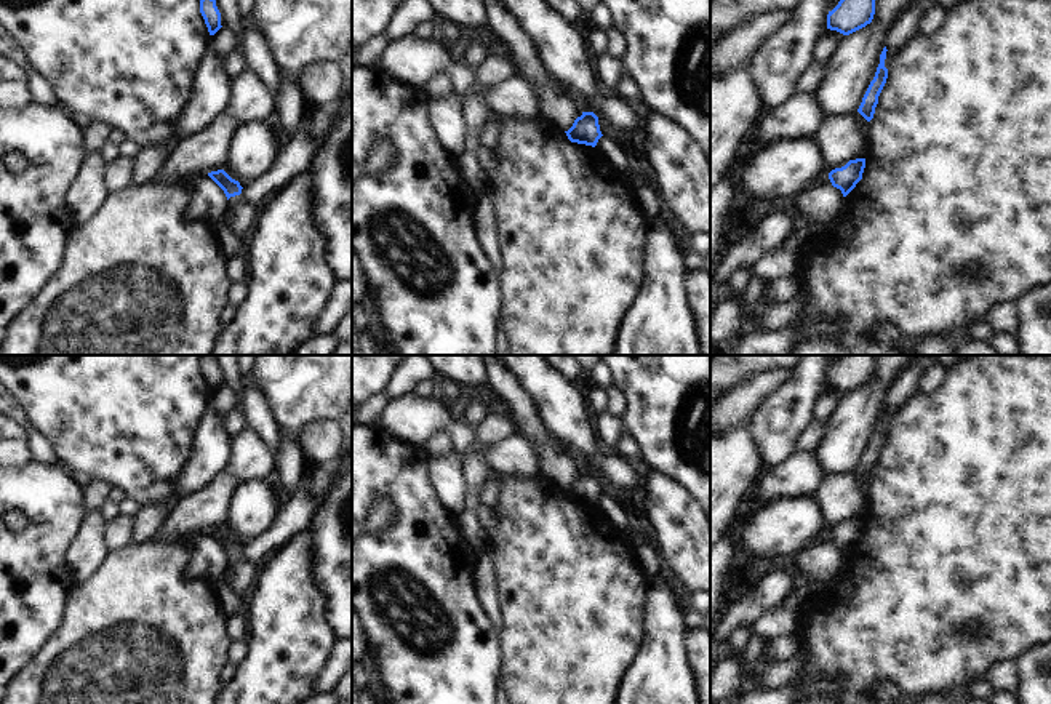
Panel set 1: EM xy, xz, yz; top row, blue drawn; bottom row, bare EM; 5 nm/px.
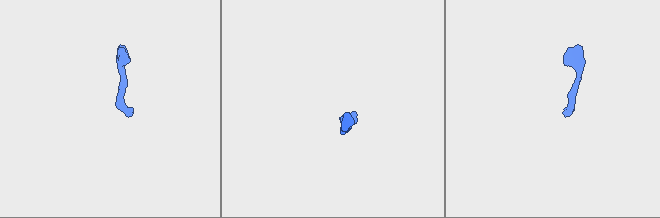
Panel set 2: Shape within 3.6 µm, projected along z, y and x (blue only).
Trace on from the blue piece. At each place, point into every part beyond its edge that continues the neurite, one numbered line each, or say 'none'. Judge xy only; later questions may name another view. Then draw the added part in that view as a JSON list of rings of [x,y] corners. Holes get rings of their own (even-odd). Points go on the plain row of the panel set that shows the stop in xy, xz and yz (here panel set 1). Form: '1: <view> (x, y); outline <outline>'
1: xy (240, 573); outline [[[235,554],[229,557],[229,566],[226,571],[232,592],[242,597],[242,594],[253,587],[254,578],[256,578],[256,568],[254,565],[250,565],[242,554]]]

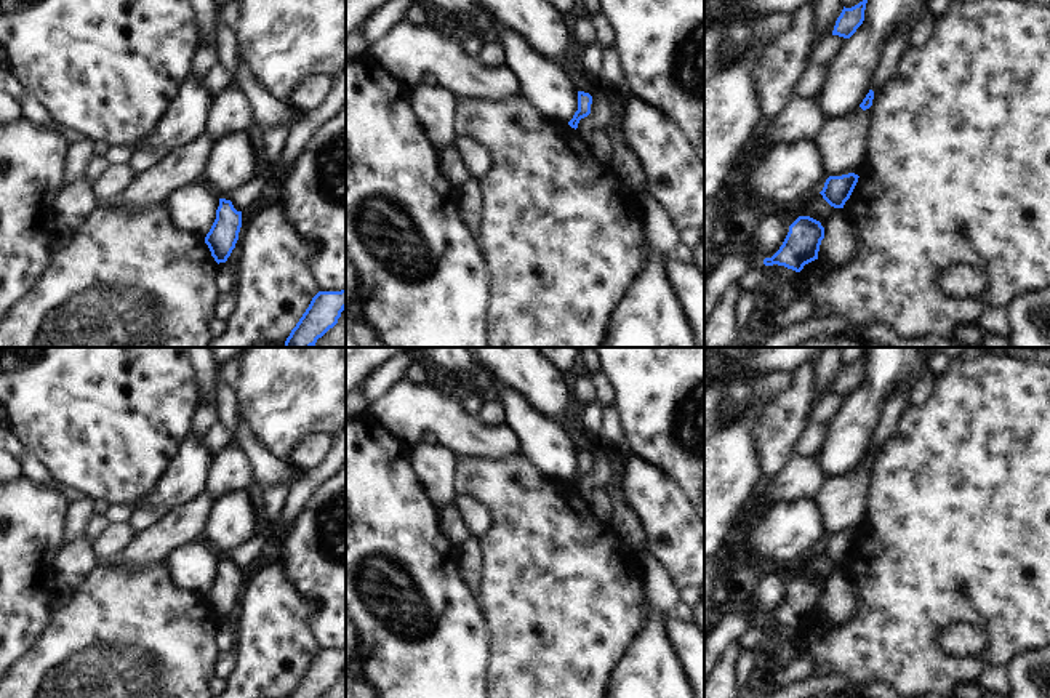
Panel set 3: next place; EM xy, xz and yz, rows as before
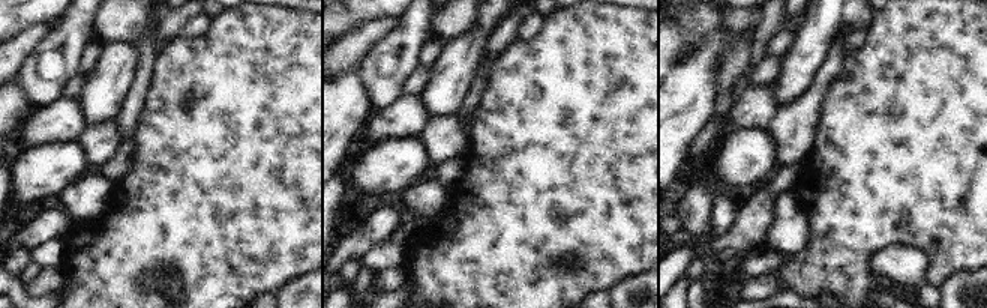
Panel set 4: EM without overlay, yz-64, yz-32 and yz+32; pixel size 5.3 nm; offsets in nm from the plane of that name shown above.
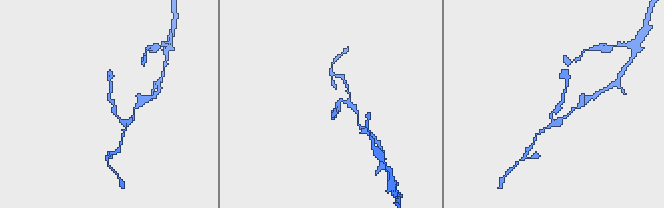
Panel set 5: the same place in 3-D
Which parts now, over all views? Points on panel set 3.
none

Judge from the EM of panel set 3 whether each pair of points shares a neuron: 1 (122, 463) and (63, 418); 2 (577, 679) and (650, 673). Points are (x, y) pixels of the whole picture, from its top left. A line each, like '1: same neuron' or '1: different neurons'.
1: same neuron
2: different neurons

